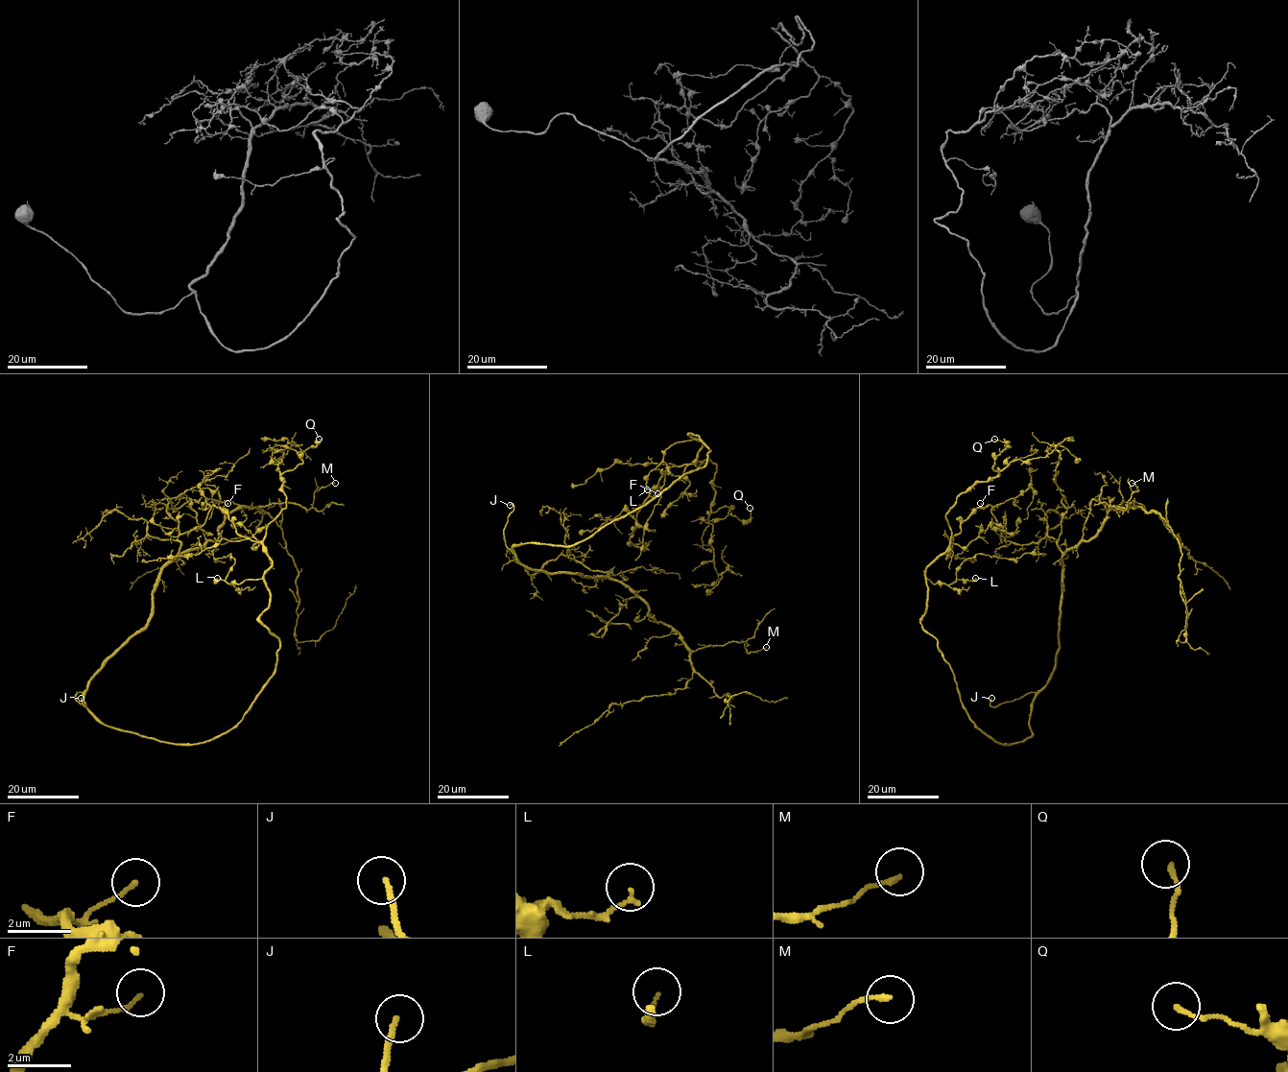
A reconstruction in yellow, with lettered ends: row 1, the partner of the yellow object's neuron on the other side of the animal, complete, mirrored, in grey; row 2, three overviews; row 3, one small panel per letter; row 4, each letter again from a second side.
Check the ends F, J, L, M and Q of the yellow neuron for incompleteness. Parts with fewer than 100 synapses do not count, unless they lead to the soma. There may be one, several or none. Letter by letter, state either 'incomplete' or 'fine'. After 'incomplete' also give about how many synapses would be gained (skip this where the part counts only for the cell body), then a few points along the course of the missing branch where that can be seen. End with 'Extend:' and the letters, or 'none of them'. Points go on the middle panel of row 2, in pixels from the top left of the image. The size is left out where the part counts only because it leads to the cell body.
F: fine
J: incomplete; course (510, 505), (505, 515), (481, 527), (475, 519), (488, 504)
L: fine
M: fine
Q: fine
Extend: J

